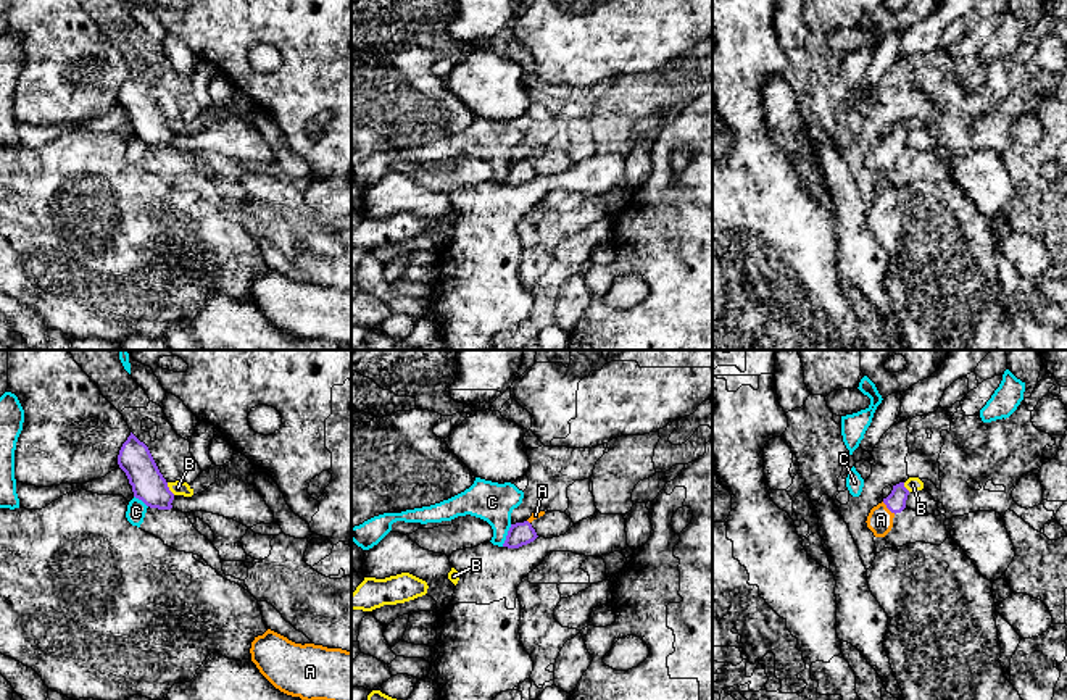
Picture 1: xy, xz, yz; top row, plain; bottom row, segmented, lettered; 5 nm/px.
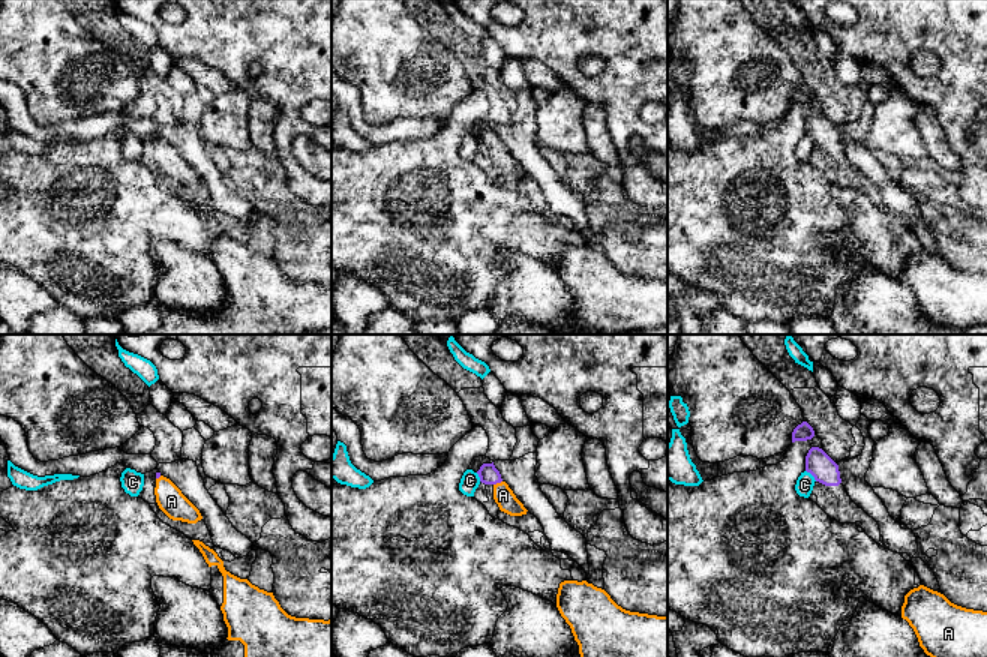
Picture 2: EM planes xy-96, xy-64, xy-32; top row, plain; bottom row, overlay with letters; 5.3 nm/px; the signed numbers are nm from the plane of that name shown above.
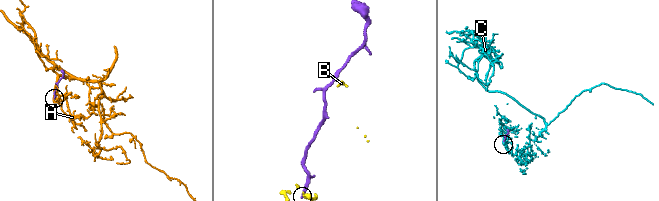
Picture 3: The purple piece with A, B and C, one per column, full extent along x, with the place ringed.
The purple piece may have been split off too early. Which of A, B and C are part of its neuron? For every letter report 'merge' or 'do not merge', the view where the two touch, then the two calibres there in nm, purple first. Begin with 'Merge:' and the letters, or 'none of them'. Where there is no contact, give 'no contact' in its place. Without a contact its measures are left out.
Merge: A
A: merge; contact in yz; calibres 100 and 130 nm
B: do not merge; contact in xy; calibres 170 and 70 nm
C: do not merge; contact in xz; calibres 120 and 200 nm

